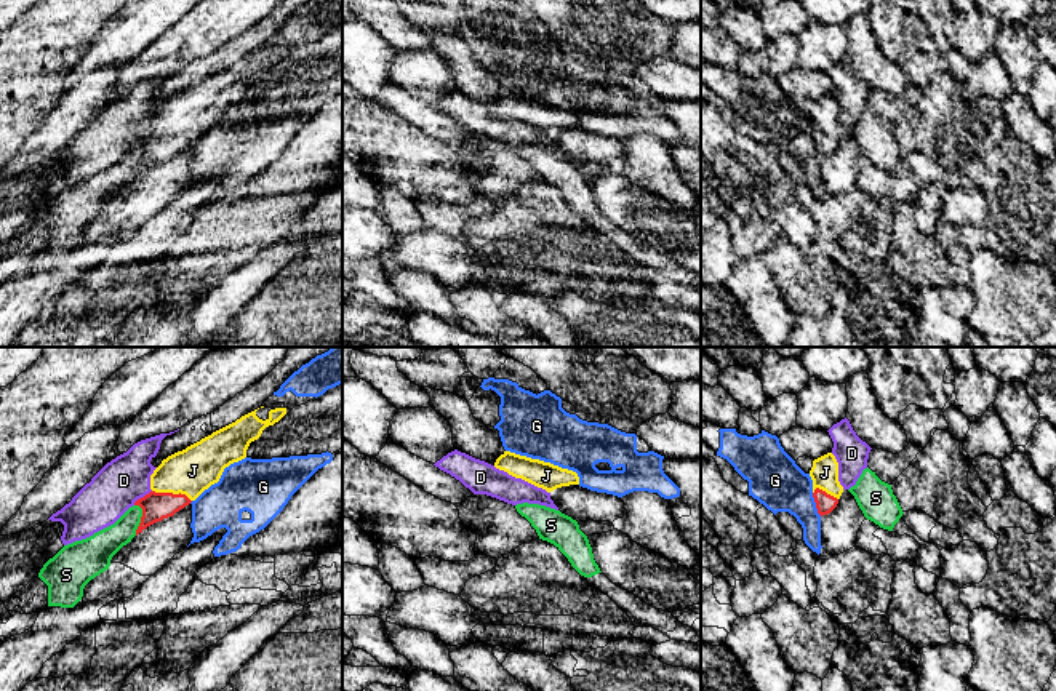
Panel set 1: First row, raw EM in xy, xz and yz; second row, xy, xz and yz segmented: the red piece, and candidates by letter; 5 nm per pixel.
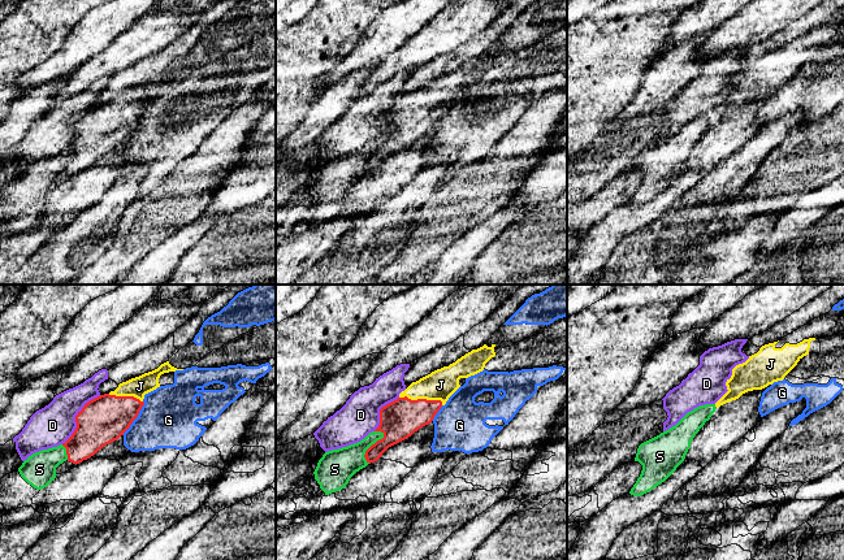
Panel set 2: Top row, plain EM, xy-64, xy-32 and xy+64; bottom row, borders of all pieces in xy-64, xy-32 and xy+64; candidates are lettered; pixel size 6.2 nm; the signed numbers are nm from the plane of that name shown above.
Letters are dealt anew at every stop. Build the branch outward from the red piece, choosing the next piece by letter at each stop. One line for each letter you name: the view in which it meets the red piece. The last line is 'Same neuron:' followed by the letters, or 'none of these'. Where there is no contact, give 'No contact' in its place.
J: Touches red in xy
Same neuron: J

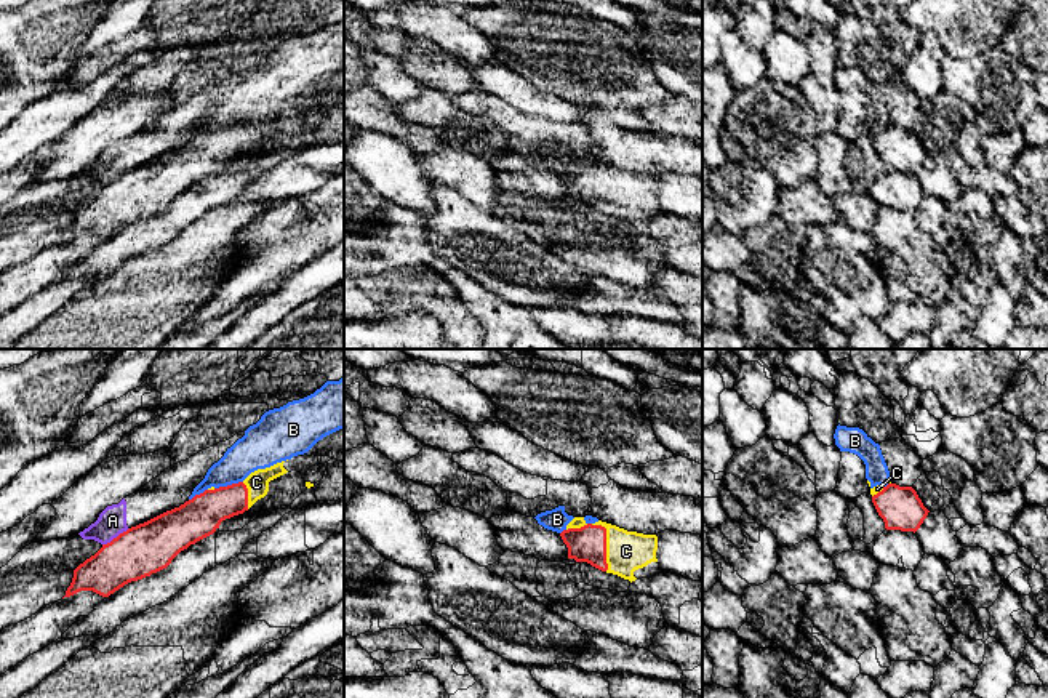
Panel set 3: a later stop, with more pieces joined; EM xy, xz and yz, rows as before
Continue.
C: Touches red in xz
Same neuron: C

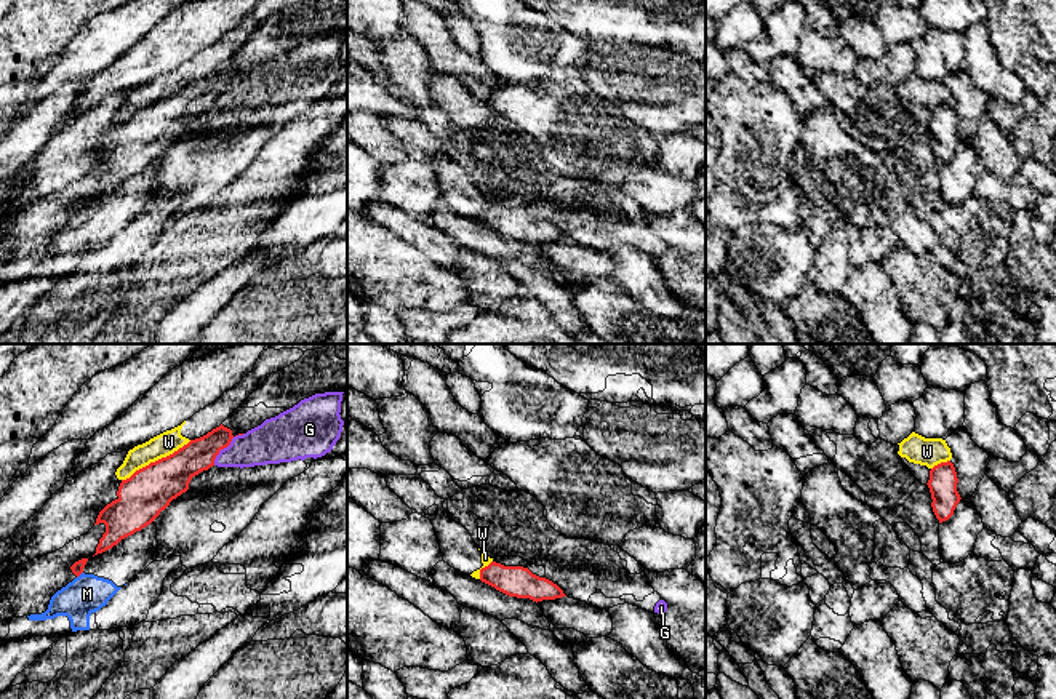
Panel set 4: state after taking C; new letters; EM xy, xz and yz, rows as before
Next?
Same neuron: none of these

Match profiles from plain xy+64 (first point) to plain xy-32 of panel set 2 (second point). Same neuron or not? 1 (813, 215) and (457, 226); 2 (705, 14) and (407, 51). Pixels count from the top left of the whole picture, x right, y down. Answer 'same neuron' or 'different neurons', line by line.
1: different neurons
2: different neurons

